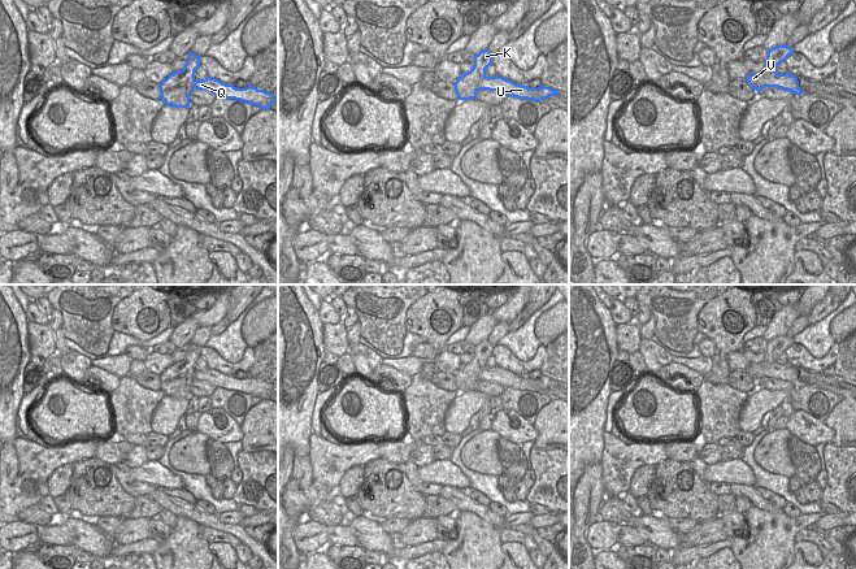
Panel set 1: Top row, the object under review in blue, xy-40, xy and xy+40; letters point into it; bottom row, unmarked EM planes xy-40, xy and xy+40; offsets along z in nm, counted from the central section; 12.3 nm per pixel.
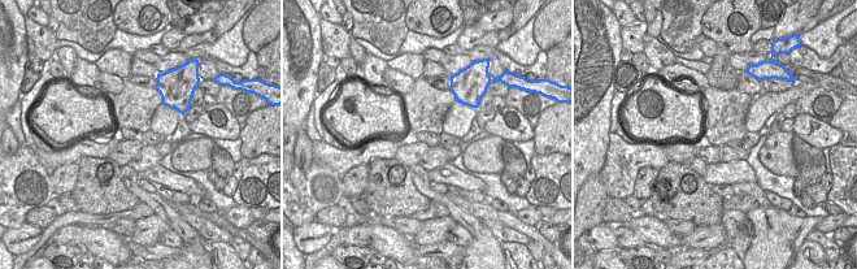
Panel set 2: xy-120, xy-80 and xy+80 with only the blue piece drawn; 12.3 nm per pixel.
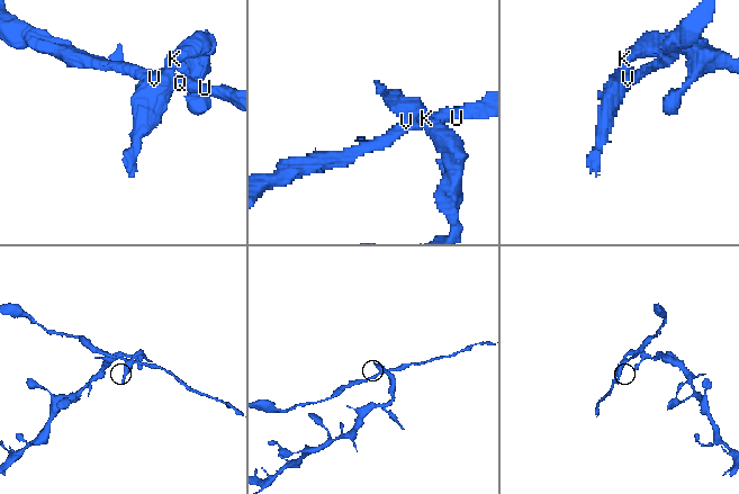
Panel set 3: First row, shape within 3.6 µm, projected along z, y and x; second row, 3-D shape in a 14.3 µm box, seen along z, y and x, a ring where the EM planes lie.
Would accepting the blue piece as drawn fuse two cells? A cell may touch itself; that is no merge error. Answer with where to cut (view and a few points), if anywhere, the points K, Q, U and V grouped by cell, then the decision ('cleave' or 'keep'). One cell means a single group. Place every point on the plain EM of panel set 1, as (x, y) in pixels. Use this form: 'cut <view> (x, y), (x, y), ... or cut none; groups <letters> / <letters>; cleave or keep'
cut xy (485, 366), (479, 373), (479, 379); groups K / Q U V; cleave

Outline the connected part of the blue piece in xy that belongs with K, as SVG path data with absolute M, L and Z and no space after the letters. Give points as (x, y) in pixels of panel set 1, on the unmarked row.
M483 340L474 347L473 360L461 365L455 373L459 391L477 390L477 383L481 381L479 373L486 368L486 360L492 355L494 347L488 340Z

